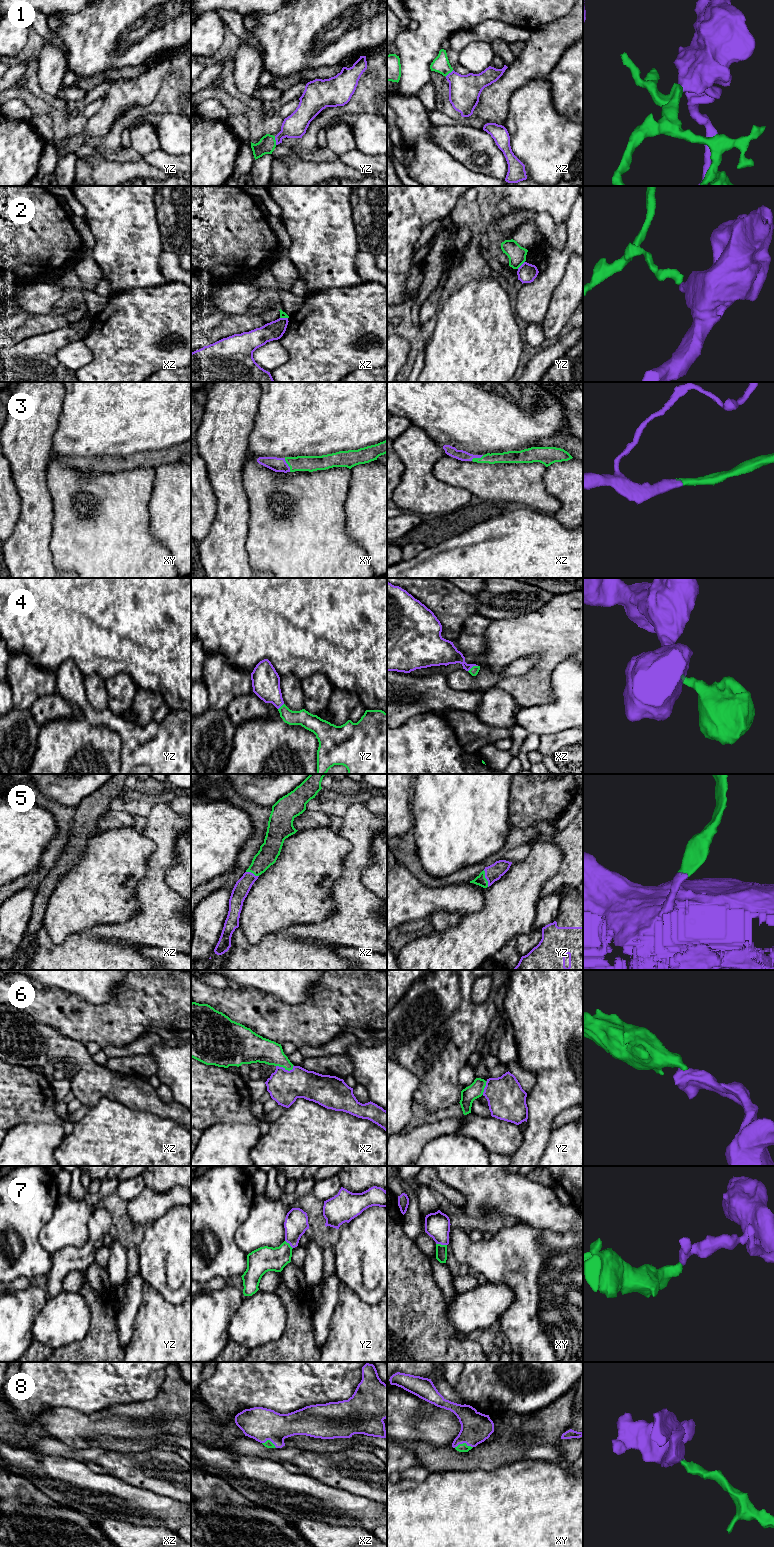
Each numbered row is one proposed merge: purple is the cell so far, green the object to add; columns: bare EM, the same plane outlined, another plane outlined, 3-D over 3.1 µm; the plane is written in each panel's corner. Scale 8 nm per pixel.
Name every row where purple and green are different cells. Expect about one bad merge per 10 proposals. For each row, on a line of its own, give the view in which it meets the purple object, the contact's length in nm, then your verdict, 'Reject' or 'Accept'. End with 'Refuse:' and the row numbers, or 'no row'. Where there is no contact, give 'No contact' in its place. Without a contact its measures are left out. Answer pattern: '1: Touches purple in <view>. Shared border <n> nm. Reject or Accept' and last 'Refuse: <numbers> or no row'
1: Touches purple in yz. Shared border 70 nm. Accept
2: Touches purple in yz. Shared border 90 nm. Reject
3: Touches purple in xy. Shared border 120 nm. Accept
4: Touches purple in xz. Shared border 90 nm. Accept
5: Touches purple in yz. Shared border 140 nm. Accept
6: Touches purple in xz. Shared border 150 nm. Accept
7: Touches purple in xy. Shared border 90 nm. Accept
8: Touches purple in xy. Shared border 150 nm. Accept
Refuse: 2

